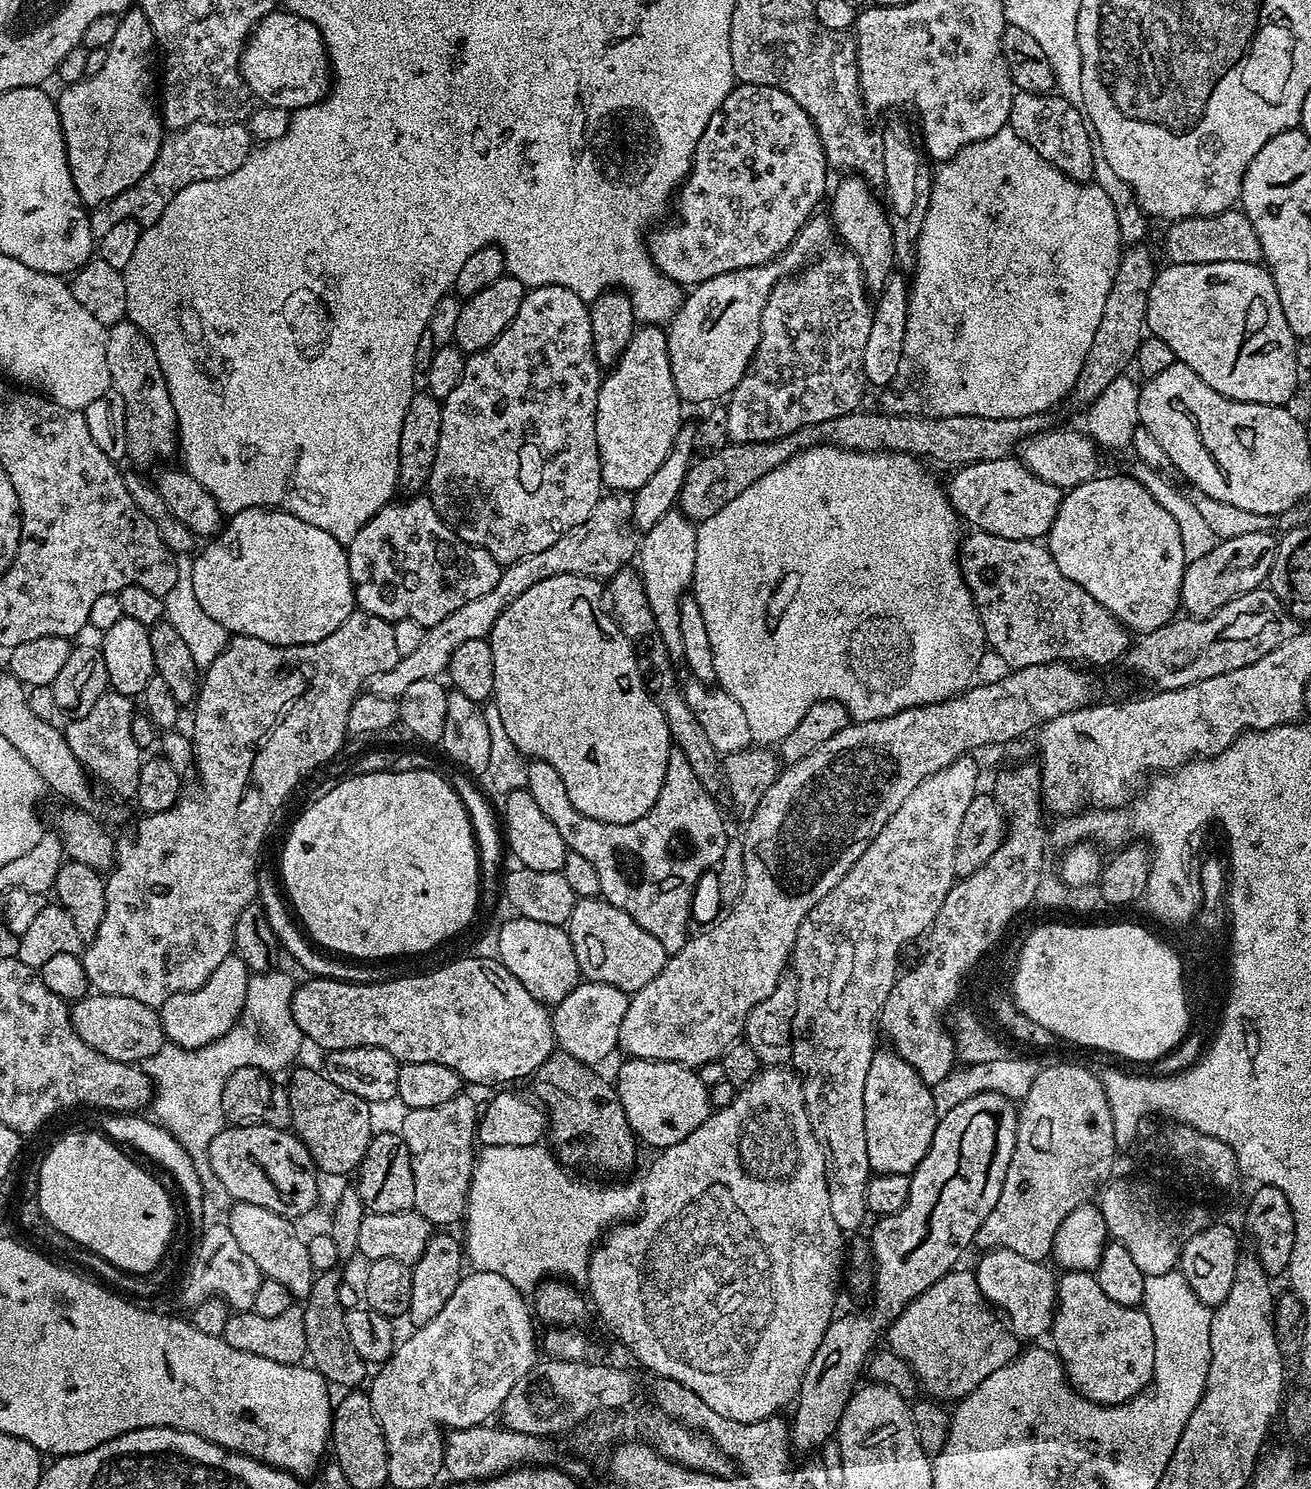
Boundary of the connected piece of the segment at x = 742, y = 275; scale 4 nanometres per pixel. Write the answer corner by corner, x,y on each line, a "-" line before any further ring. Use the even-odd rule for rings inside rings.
817,214
804,225
796,241
771,264
718,274
695,285
689,291
692,293
683,297
679,312
666,328
670,374
674,374
674,386
681,401
707,405
732,395
738,382
742,382
742,374
746,374
760,341
762,310
770,298
770,290
785,276
805,267
821,251
820,244
833,236
829,217

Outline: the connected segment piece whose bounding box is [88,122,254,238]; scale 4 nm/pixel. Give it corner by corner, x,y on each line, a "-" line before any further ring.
194,122
190,126
173,131
158,150
154,166
133,188
115,196
108,204
95,205
88,213
93,237
105,236
110,226
118,222
136,220
141,226
158,222
162,210
170,206
174,194
194,182
217,180
242,166
254,151
252,135
243,123
215,124
214,122

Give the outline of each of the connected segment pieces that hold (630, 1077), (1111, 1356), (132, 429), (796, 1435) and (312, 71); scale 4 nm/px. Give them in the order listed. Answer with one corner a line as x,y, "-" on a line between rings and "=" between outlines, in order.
625,1059
620,1073
614,1076
614,1087
622,1102
622,1110
626,1110
626,1118
630,1122
637,1141
649,1144
655,1150
663,1150
674,1146
674,1142
682,1142
686,1134
694,1134
702,1122
710,1114
709,1089
702,1082
699,1071
687,1068
684,1064
675,1064
665,1060
633,1060
=
1068,1270
1063,1275
1058,1280
1056,1317
1052,1320
1050,1340
1053,1340
1051,1343
1056,1355
1064,1363
1064,1374
1069,1384
1087,1400
1099,1404
1125,1404
1133,1400
1151,1385
1152,1375
1156,1373
1156,1339
1152,1319
1143,1307
1118,1306
1118,1302
1114,1302
1102,1286
1098,1286
1092,1272
=
127,318
119,320
107,329
106,362
110,367
113,389
122,394
126,418
124,425
127,432
127,459
133,461
135,467
143,468
154,463
157,458
168,460
179,447
179,432
177,430
177,414
174,413
174,404
166,387
165,375
158,363
157,352
153,348
148,336
138,330
=
837,1315
826,1334
822,1334
822,1342
818,1350
814,1350
810,1366
806,1366
800,1392
794,1401
796,1413
790,1419
790,1444
797,1453
808,1452
811,1448
823,1449
824,1443
835,1437
842,1410
846,1410
846,1402
850,1402
857,1383
855,1380
862,1376
869,1357
877,1350
879,1336
881,1339
882,1324
880,1328
872,1316
=
287,10
266,14
252,29
240,55
240,72
260,104
285,108
290,114
323,100
333,81
322,34
314,22

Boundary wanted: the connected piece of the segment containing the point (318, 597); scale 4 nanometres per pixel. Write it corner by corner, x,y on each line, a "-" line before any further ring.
247,508
233,512
220,531
205,544
208,545
195,553
192,562
194,594
202,610
232,636
262,638
262,642
278,646
322,642
322,638
334,634
357,607
345,545
340,544
334,534
310,526
310,522
294,518
294,514
278,508

